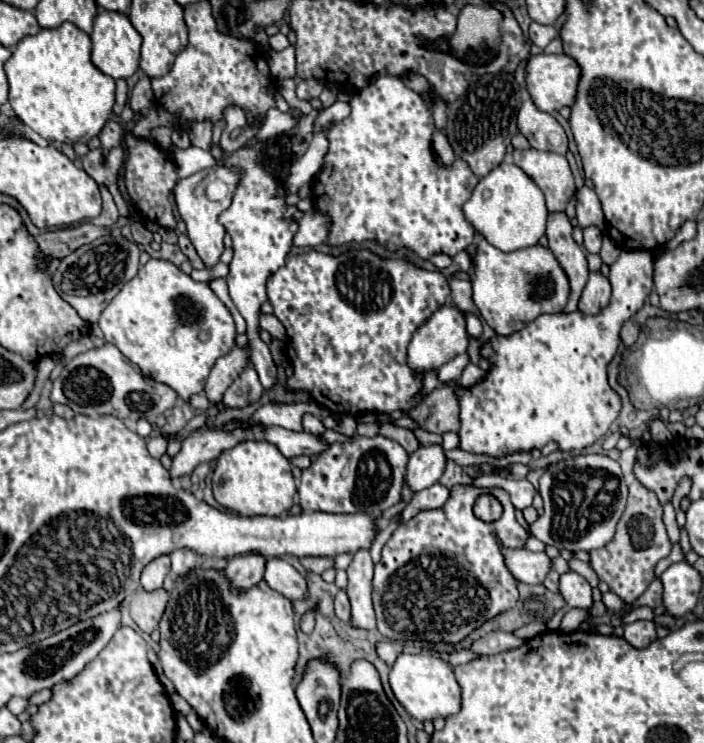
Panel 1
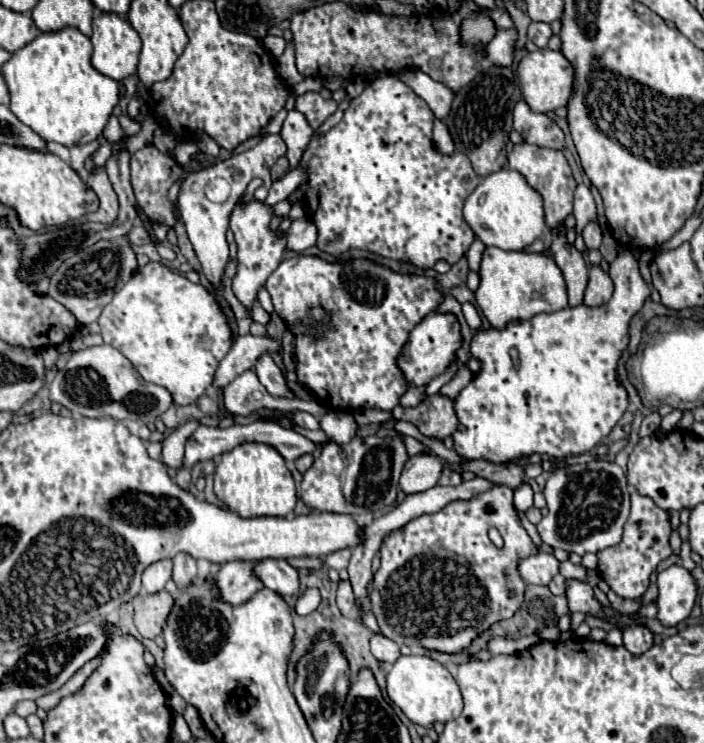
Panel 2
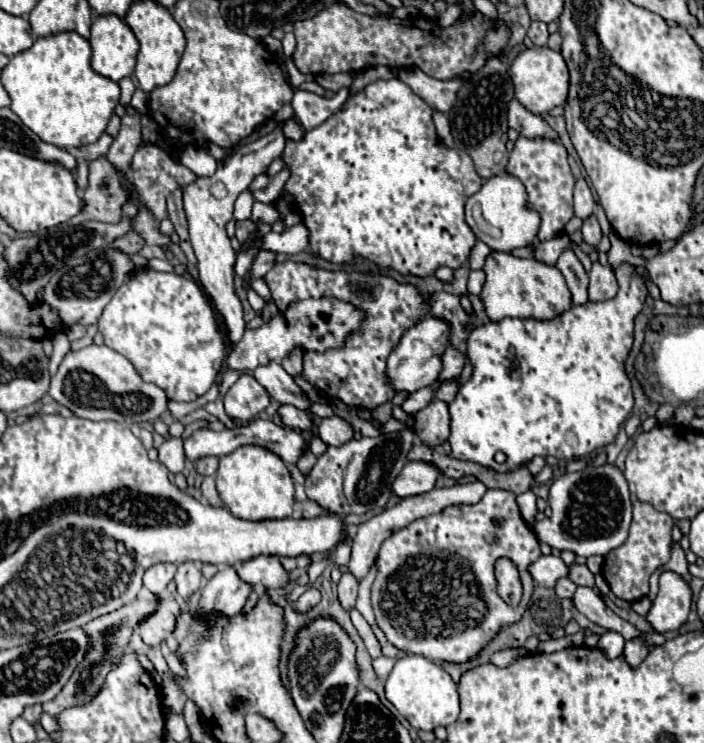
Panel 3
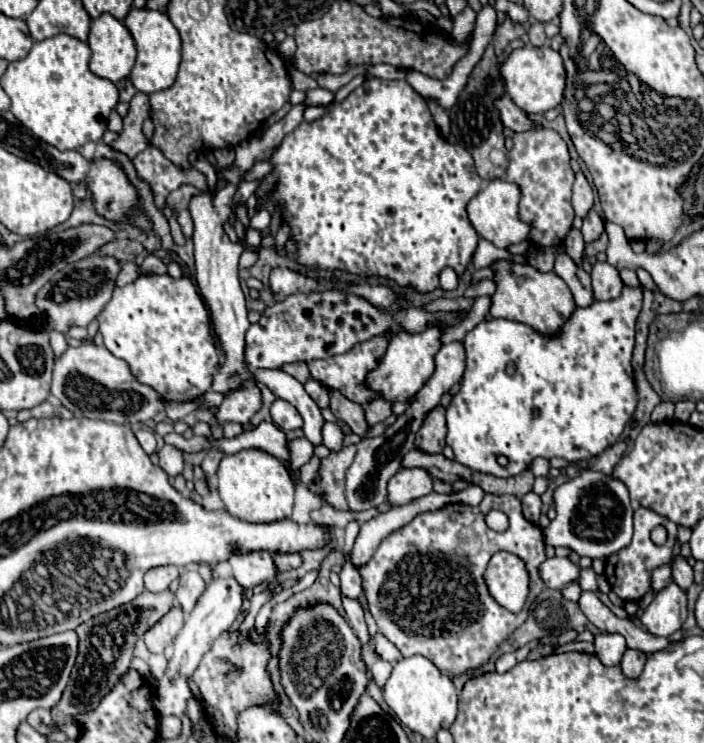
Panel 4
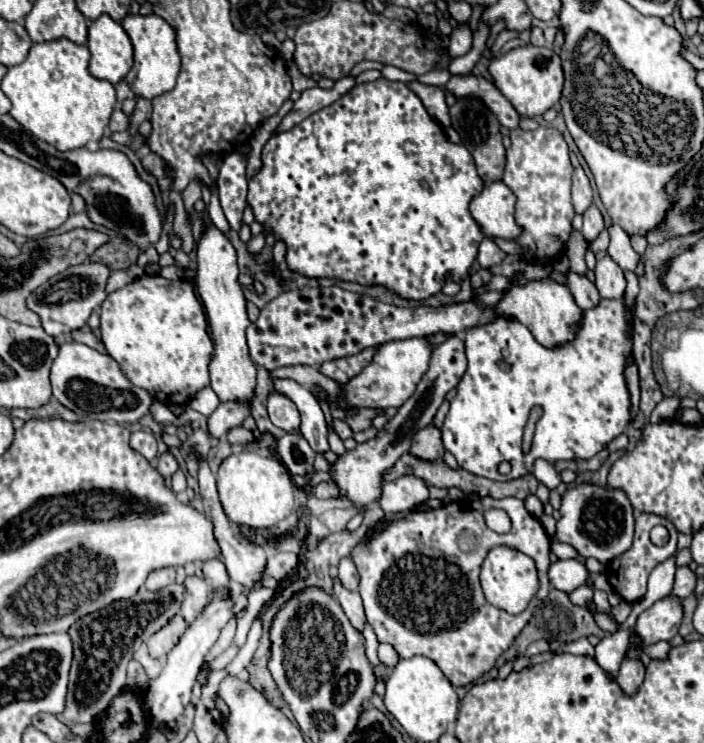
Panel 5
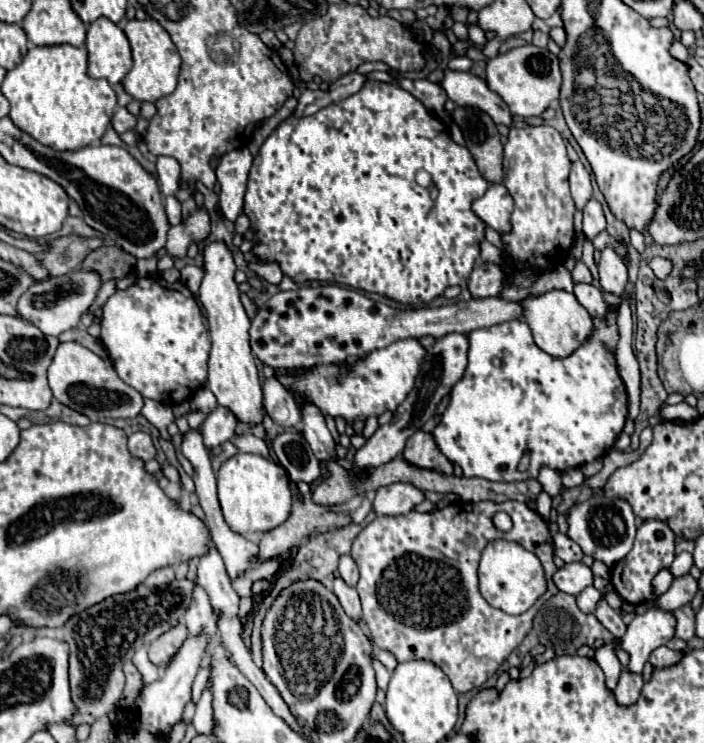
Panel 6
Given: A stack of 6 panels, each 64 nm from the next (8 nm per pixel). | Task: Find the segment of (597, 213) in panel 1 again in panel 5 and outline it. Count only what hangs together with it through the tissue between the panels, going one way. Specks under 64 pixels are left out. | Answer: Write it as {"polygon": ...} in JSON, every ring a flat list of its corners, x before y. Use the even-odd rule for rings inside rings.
{"polygon":[[582,168,574,170,574,178,572,178,572,204,574,210,578,214,582,214,590,204,592,204,592,188,590,188,590,180,586,178]]}

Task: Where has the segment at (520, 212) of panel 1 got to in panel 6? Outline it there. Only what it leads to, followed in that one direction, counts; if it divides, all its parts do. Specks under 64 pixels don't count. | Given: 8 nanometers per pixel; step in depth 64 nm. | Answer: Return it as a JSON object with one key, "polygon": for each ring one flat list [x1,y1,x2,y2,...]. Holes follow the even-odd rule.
{"polygon":[[490,184,486,194,472,202,472,212,500,234,510,232,510,214,514,200,504,184]]}

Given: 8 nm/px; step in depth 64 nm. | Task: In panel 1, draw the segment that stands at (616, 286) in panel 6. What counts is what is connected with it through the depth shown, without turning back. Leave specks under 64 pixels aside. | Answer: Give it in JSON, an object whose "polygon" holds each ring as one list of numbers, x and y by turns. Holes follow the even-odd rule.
{"polygon":[[592,272,588,284,584,286,578,302,578,310,582,314,600,314,610,300,610,282,600,272]]}

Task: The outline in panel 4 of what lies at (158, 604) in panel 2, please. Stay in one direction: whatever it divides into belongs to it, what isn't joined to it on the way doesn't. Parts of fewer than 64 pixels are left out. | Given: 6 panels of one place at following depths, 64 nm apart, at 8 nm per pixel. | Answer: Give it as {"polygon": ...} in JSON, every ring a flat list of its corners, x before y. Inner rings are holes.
{"polygon":[[172,606,172,610,168,610,168,614,164,614,164,618,160,618,160,622,156,622,156,626,152,626,152,630,146,630,144,634,144,642,148,646,150,652,164,652,164,648,170,644,170,640,180,632,184,620,182,620,182,610,180,606]]}

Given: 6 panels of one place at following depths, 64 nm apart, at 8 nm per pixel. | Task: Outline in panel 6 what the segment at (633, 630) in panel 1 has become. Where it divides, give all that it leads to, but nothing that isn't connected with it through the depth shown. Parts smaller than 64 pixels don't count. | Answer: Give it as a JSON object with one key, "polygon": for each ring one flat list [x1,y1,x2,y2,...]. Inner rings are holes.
{"polygon":[[622,670,618,686,614,690,618,704,622,704,622,706,634,704,642,692,642,686,644,686,642,674,628,674,628,670]]}

